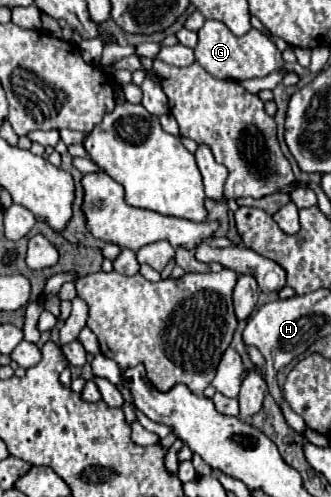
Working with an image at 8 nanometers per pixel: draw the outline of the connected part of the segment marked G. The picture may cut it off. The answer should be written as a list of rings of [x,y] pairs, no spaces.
[[[205,20],[203,28],[199,30],[199,44],[195,48],[195,60],[201,64],[209,74],[221,80],[245,80],[245,78],[261,78],[267,76],[283,66],[281,50],[259,30],[251,28],[245,36],[237,38],[223,22],[219,20]]]

